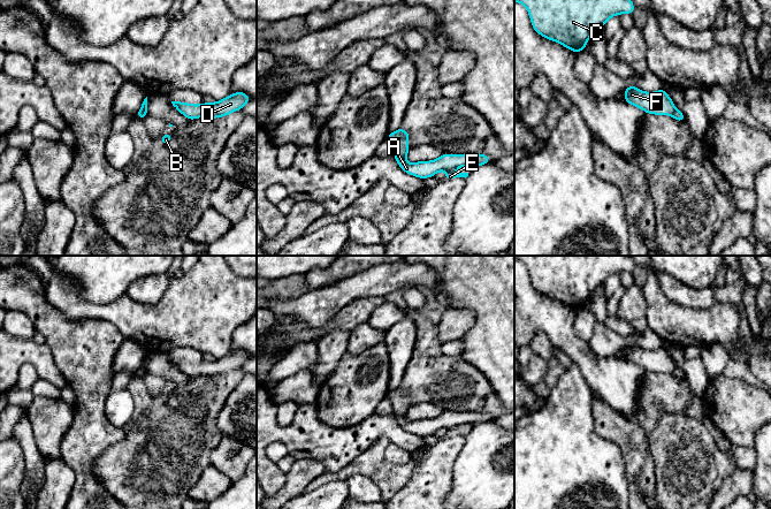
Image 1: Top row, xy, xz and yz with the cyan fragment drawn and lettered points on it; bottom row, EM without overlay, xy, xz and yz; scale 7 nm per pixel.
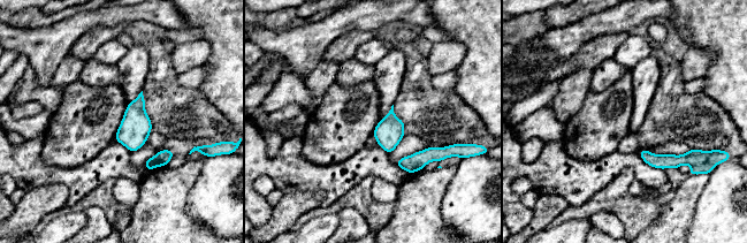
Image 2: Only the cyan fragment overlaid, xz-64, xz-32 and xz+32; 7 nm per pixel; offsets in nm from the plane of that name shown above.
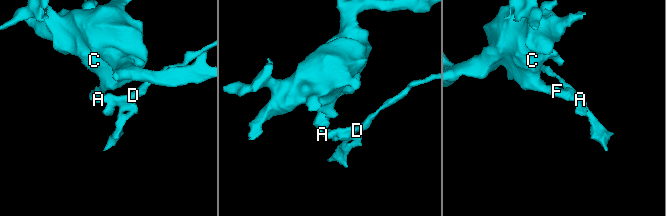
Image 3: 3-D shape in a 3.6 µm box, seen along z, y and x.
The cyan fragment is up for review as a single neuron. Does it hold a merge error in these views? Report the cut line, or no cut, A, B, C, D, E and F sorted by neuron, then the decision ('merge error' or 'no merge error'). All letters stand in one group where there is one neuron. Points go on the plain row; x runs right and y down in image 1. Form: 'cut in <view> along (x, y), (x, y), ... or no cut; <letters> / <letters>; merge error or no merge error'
cut in xz along (395, 413), (404, 416); A B D E / C F; merge error

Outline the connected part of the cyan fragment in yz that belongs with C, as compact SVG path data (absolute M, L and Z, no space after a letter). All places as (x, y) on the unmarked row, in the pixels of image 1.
M514 256L528 268L533 287L542 295L579 311L593 291L612 274L632 272L634 261L628 256Z

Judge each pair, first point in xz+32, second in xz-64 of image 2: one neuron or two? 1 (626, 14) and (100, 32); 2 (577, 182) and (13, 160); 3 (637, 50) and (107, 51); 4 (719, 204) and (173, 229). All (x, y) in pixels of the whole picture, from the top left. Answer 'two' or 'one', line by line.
1: two
2: one
3: one
4: two

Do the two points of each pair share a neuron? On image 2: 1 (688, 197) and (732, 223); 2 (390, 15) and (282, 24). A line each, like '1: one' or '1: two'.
1: two
2: two

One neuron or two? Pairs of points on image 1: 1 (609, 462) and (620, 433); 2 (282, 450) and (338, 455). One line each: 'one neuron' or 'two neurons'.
1: two neurons
2: two neurons

